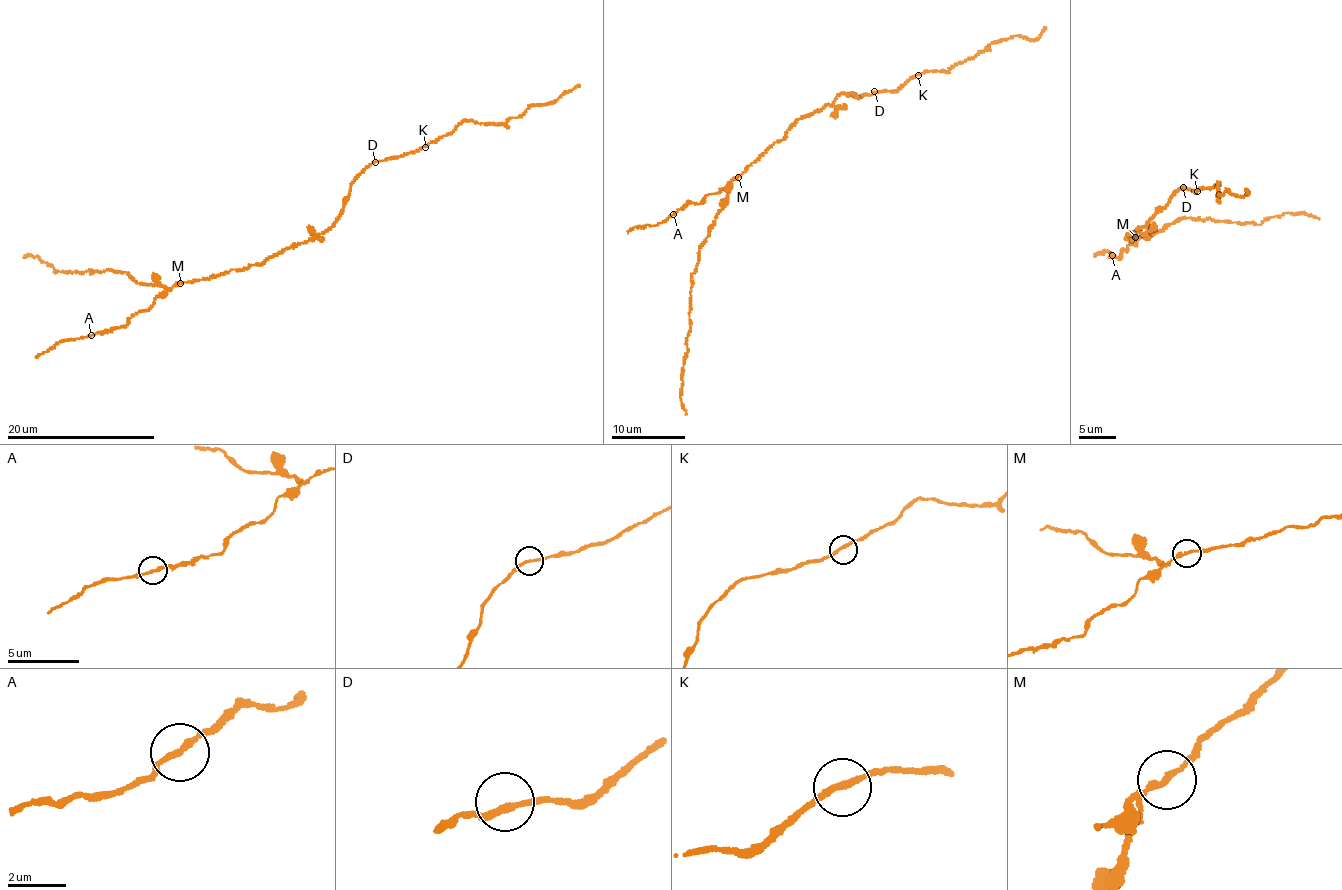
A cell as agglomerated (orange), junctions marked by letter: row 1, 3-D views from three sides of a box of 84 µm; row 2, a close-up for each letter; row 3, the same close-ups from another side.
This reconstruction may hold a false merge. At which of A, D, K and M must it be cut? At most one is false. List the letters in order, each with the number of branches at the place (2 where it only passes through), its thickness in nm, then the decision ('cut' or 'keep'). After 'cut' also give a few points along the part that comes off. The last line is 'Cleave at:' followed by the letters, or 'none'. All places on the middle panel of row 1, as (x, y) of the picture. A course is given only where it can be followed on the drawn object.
A: 2 | 190 nm | keep
D: 2 | 200 nm | keep
K: 2 | 200 nm | keep
M: 2 | 200 nm | cut | (738, 177), (733, 178), (728, 201), (700, 250), (692, 276), (680, 400), (685, 414)
Cleave at: M

